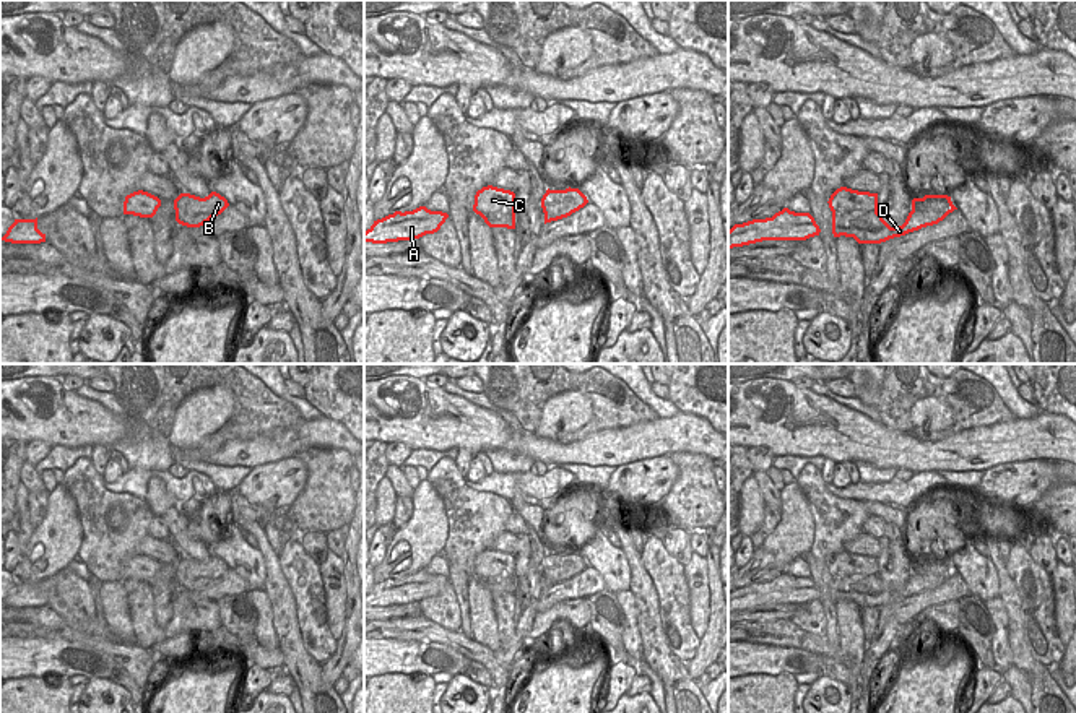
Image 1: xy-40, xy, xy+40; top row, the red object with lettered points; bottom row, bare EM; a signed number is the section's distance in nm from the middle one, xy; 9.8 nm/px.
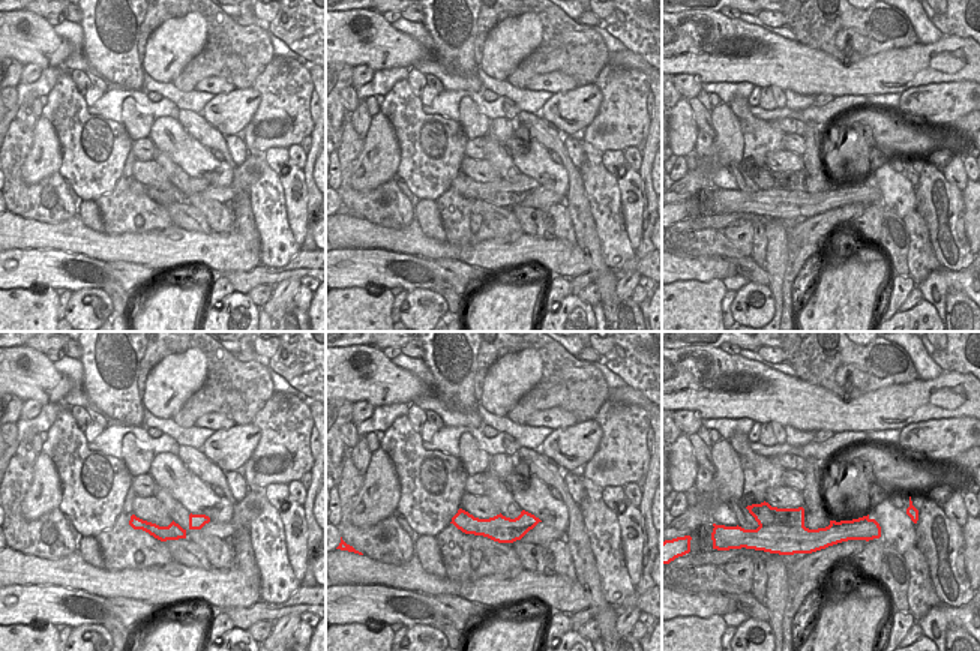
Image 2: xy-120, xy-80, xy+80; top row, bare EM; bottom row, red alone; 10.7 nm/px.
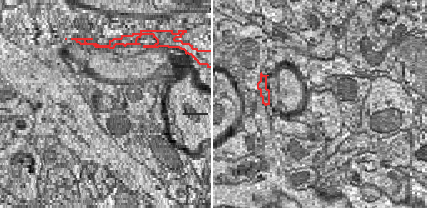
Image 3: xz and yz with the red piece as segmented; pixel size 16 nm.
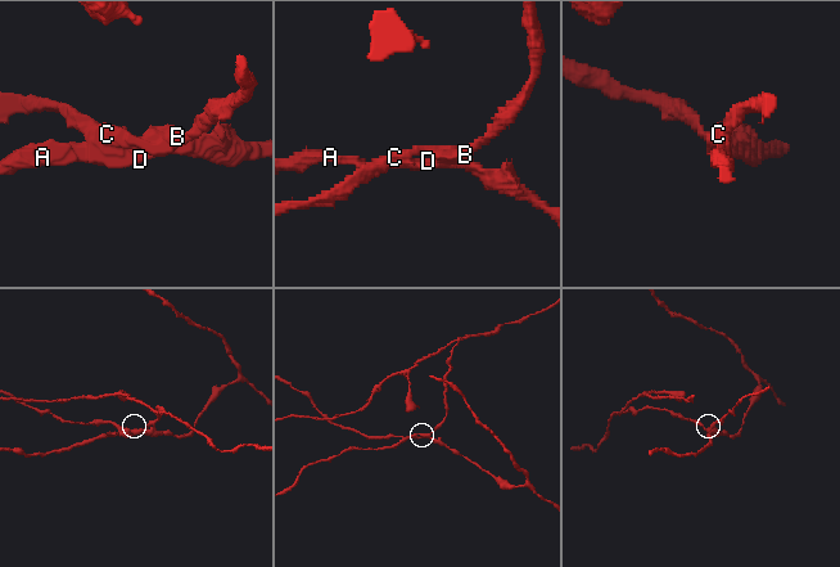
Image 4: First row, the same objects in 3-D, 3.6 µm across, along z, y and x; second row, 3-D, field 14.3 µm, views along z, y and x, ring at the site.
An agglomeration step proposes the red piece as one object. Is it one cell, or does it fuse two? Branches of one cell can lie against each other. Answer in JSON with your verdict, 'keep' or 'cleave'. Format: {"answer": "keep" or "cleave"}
{"answer": "cleave"}

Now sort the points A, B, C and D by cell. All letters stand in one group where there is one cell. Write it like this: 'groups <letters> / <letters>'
groups A D / B C

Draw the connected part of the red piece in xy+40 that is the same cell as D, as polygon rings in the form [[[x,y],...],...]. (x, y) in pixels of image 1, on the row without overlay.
[[[931,565],[925,572],[912,572],[905,586],[891,591],[878,575],[832,577],[834,601],[853,601],[858,607],[881,607],[926,590],[938,588],[957,573],[952,565]]]

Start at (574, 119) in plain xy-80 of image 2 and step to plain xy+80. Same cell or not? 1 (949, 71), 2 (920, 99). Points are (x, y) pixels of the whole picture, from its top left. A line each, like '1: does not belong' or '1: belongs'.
1: does not belong
2: belongs

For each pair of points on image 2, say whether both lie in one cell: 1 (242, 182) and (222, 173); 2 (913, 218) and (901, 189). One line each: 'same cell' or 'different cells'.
1: different cells
2: different cells

